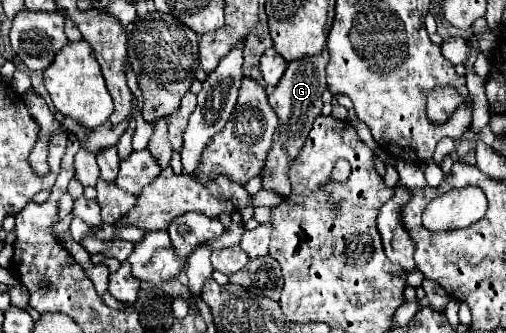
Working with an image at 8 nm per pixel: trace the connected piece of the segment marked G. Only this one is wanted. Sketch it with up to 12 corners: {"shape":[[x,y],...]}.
{"shape":[[328,50],[290,62],[268,100],[278,130],[264,188],[290,194],[288,168],[322,112]]}

